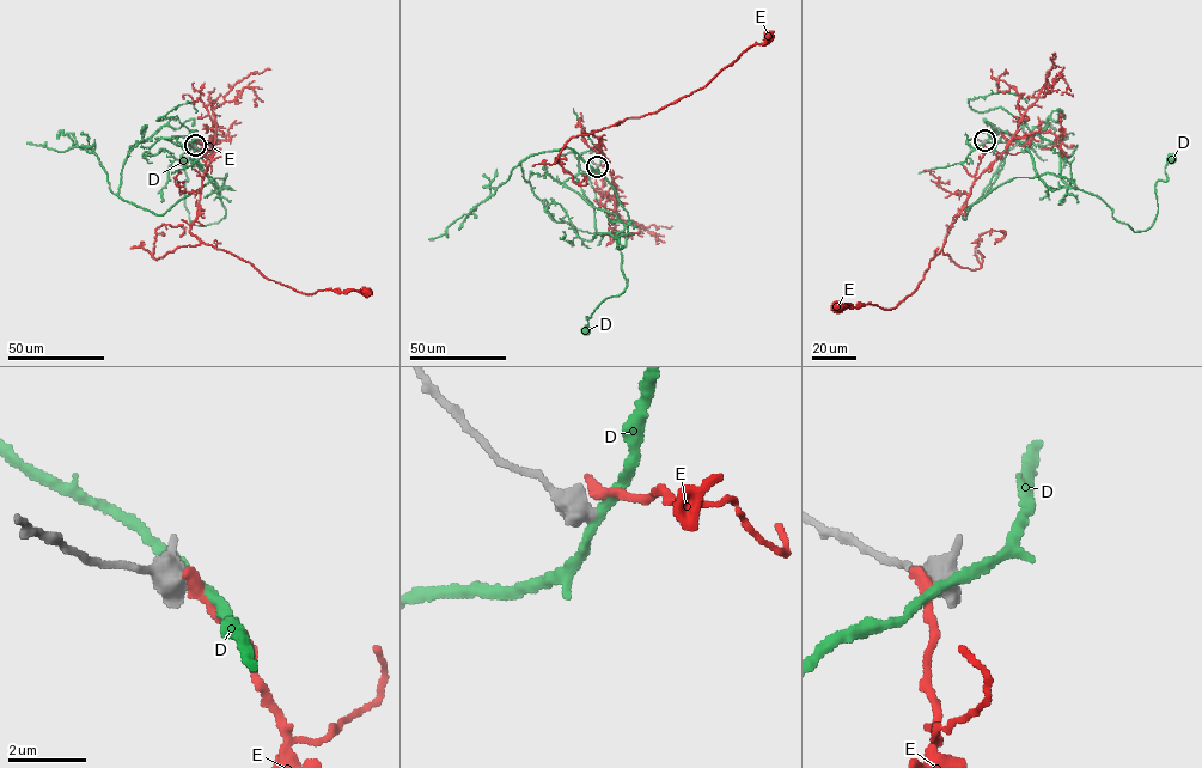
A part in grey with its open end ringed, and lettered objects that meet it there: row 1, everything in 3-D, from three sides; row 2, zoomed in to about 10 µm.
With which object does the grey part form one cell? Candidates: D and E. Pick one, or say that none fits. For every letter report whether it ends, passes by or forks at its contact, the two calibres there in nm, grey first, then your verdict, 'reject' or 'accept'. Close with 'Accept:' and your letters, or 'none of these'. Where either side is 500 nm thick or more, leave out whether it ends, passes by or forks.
D: 700/240 nm | reject
E: 500/320 nm | reject
Accept: none of these

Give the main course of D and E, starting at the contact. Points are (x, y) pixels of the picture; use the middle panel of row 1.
D: (598, 166), (565, 184), (624, 224), (616, 242), (628, 280), (620, 296), (586, 316), (585, 330)
E: (598, 165), (608, 160), (592, 132), (656, 113), (703, 87), (748, 48), (762, 43), (768, 36)

